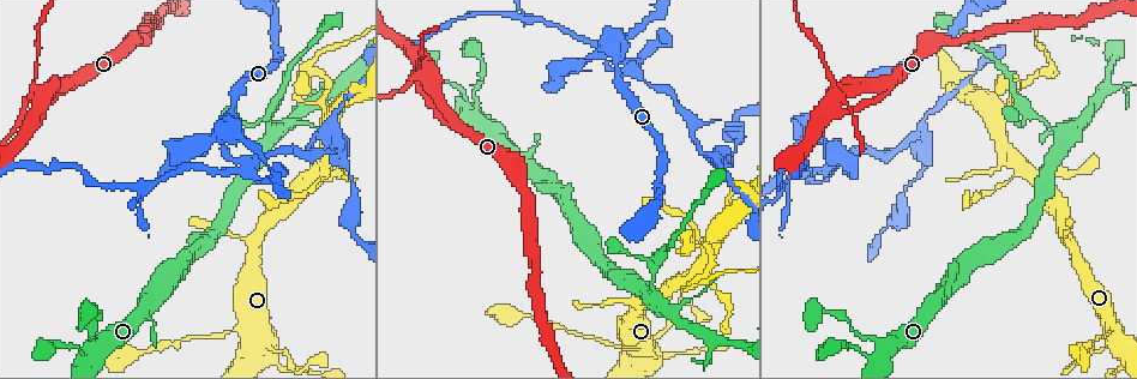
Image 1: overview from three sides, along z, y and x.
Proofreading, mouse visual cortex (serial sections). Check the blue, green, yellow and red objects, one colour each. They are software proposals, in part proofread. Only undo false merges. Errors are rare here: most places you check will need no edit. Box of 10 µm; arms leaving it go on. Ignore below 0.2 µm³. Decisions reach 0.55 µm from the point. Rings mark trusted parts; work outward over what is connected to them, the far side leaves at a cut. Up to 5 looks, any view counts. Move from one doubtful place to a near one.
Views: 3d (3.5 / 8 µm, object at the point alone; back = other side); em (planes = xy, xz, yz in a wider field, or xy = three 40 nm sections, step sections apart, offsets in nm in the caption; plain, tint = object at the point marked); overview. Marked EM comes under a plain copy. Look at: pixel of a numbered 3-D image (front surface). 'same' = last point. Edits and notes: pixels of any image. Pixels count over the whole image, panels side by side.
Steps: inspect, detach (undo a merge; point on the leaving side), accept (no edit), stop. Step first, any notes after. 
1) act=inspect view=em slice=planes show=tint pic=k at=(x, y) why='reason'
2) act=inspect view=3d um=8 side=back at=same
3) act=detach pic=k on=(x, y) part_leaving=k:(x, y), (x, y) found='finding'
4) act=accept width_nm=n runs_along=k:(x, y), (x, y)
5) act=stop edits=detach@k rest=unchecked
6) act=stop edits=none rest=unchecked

act=inspect view=3d um=3.5 pic=1 at=(628, 72) why='two arms in line, one across'

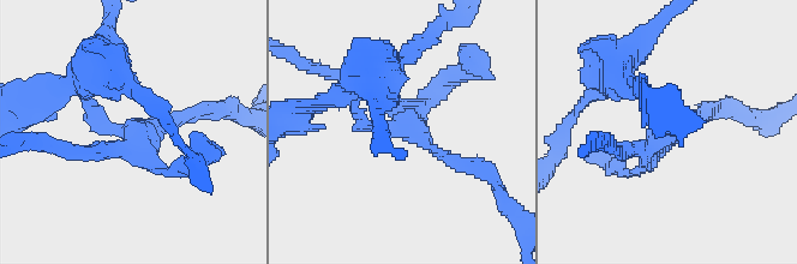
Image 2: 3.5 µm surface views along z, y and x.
act=inspect view=em slice=xy step=1 show=tint pic=2 at=(132, 130) why='now the EM'

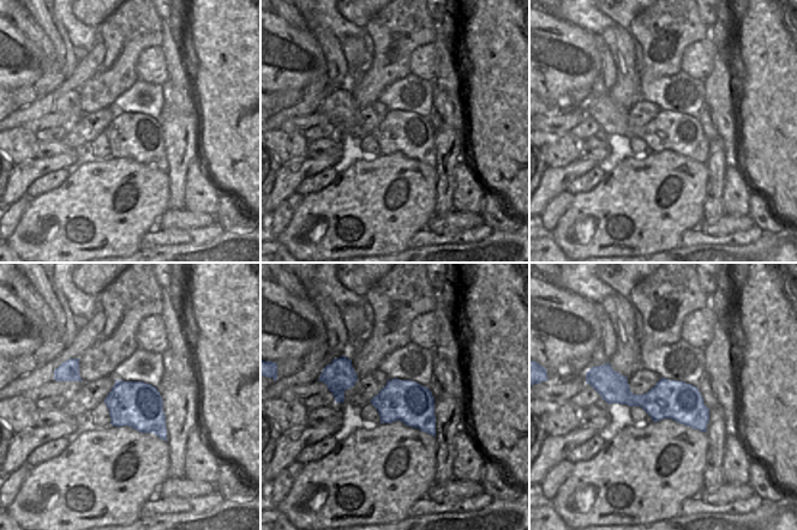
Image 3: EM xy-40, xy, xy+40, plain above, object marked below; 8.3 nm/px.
act=accept runs_along=3:(601, 389), (677, 402), (703, 428) found='continuous, no second cell'

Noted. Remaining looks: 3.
act=inspect view=3d um=3.5 pic=1 at=(329, 130)

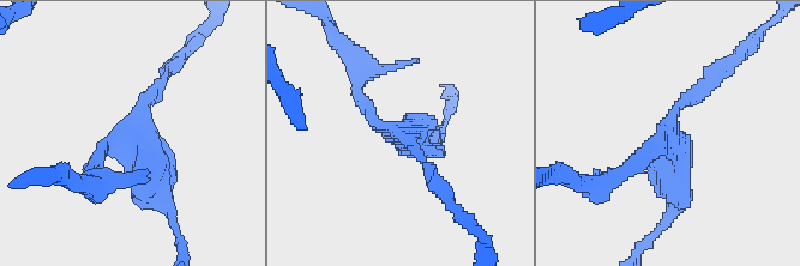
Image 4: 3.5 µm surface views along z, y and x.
act=inspect view=em slice=xy step=5 show=tint pic=4 at=(667, 133) arms=3 arm_widths_nm=150,200,400

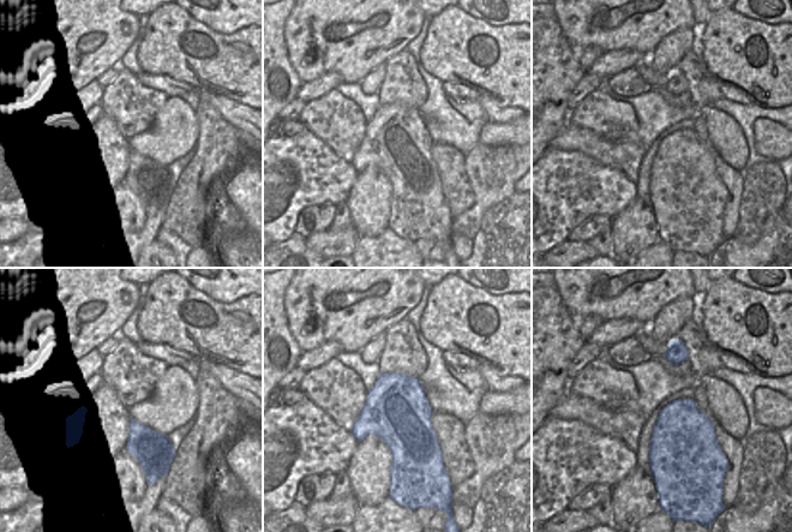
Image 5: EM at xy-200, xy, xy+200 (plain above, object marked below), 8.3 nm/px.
act=accept runs_along=4:(359, 89), (378, 126), (437, 138) found='one cell here'

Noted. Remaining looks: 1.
act=stop edits=none rest=unchecked

